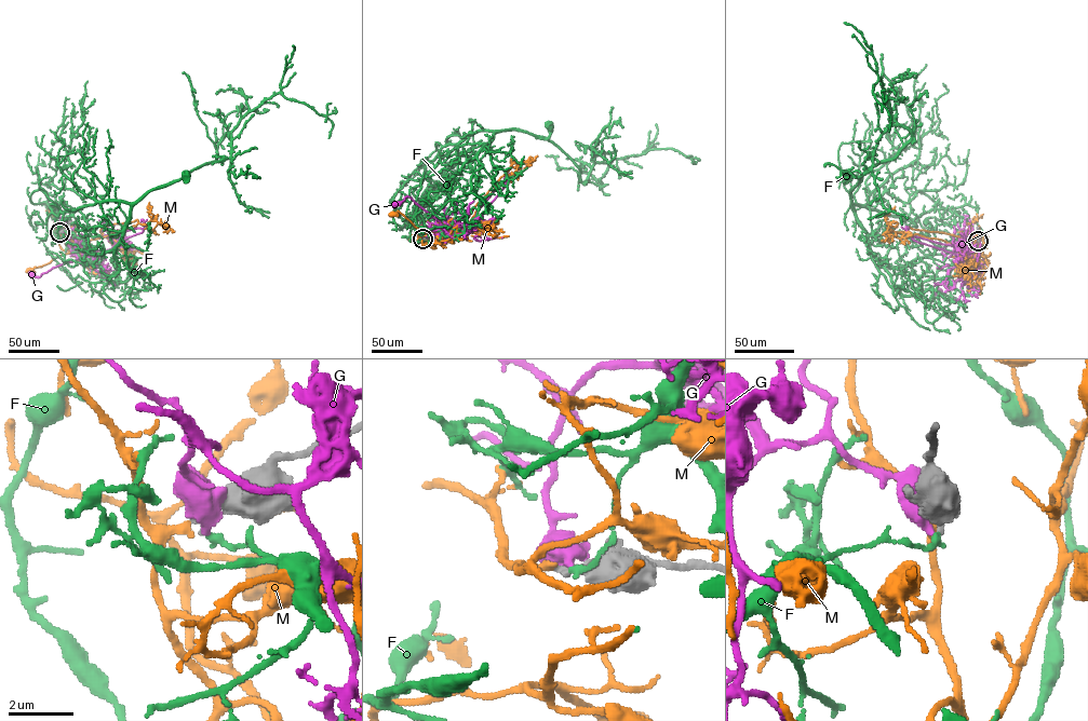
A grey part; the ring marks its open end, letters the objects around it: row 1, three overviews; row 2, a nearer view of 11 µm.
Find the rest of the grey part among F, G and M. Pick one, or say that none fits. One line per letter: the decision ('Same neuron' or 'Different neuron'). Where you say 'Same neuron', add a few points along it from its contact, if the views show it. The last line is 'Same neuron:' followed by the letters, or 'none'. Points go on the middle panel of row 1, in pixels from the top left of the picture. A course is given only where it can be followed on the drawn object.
F: Different neuron
G: Different neuron
M: Same neuron. Its course: (422, 239), (422, 245), (435, 242), (433, 235), (416, 227), (399, 212), (391, 214)
Same neuron: M

